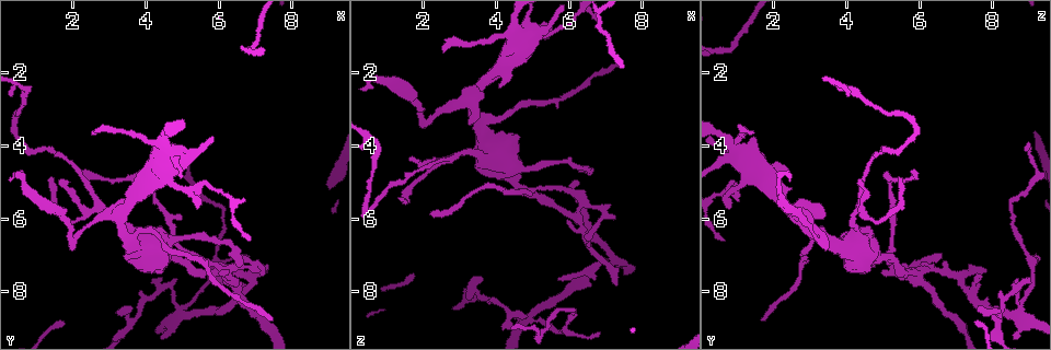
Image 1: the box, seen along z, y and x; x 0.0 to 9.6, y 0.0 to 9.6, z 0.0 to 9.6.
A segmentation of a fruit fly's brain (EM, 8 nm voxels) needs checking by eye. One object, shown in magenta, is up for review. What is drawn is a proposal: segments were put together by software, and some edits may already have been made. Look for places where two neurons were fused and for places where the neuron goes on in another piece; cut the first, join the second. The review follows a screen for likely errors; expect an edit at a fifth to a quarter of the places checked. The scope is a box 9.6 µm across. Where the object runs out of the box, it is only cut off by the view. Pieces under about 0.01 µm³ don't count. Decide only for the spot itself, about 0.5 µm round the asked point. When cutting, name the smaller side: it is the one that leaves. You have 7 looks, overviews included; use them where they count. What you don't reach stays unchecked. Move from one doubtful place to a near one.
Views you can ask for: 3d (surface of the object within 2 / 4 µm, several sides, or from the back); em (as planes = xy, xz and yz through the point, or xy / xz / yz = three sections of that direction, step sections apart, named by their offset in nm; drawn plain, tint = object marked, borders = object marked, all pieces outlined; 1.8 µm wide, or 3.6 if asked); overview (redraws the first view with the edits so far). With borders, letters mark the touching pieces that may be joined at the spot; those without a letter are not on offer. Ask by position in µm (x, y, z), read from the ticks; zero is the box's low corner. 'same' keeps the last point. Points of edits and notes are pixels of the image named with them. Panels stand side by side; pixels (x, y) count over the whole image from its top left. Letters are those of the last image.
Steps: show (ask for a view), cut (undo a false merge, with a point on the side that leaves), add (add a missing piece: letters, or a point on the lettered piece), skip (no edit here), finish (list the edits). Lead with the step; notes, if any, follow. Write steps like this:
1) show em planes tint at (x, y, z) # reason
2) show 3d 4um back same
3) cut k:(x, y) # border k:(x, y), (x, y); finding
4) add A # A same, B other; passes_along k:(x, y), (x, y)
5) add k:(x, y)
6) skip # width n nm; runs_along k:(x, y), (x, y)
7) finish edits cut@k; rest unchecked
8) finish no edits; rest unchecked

show em xz step 8 tint at (1.45, 4.90, 5.45) # thin end

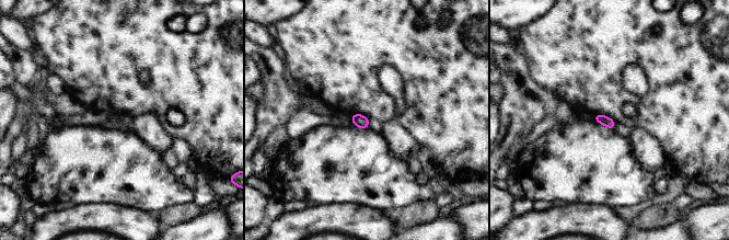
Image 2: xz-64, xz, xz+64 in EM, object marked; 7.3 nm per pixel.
show em xz step 8 borders same # see the neighbours

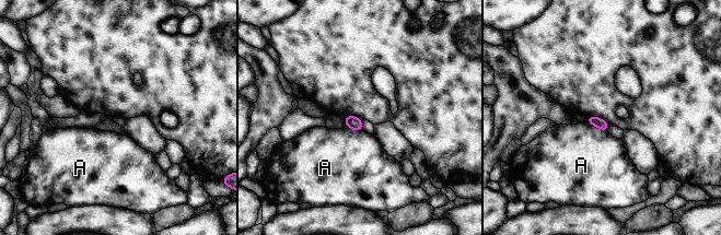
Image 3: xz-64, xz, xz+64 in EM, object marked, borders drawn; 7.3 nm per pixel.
skip # A other; border 3:(585, 121), (607, 132); none of them fits

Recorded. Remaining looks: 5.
show em 3.6um xy step 8 tint at (4.55, 4.40, 1.40) # four or more arms meet

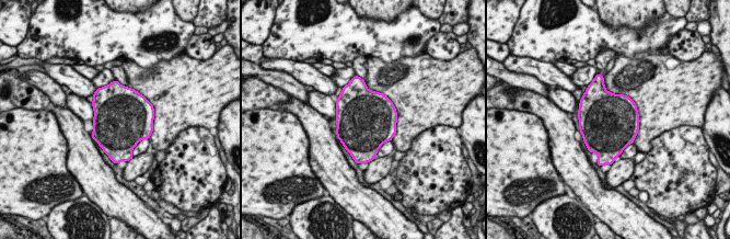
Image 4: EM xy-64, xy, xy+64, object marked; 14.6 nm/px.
show em 3.6um planes borders same

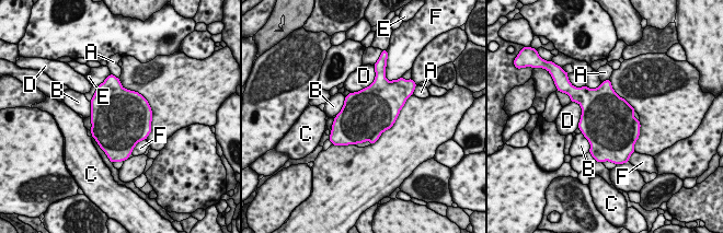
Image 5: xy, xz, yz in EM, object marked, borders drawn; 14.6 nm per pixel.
skip # A other, B other, C other, D other, E other, F other; border 5:(581, 134), (588, 141), (589, 150); all the same neuron

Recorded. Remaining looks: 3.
show 3d 4um at (2.55, 3.60, 1.50) # tapers out

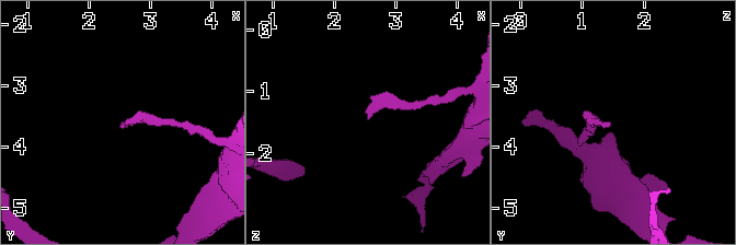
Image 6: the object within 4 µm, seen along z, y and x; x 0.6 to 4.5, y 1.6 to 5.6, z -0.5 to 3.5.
show em planes tint at (2.55, 3.65, 1.45) # shape alone is not enough

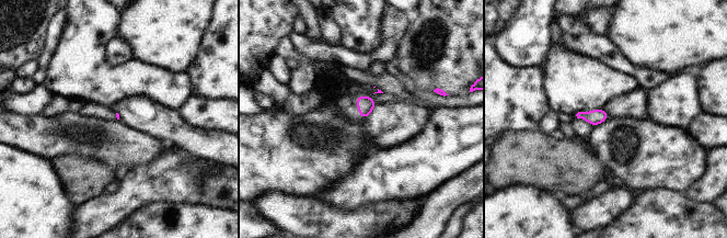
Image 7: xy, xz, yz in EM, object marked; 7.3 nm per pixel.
show em planes borders same # see the neighbours

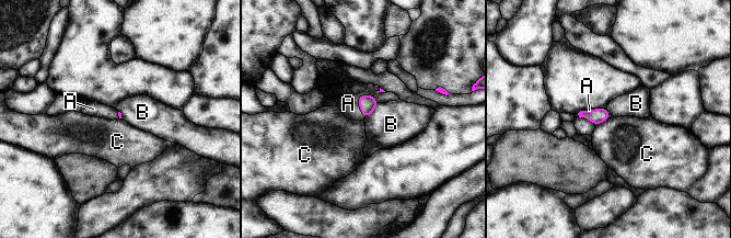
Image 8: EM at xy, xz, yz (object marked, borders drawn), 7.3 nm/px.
add A # A same, B other, C other; passes_along 8:(368, 104), (358, 98), (348, 103); it goes on there

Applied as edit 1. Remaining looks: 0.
finish edits add@8; rest unchecked

